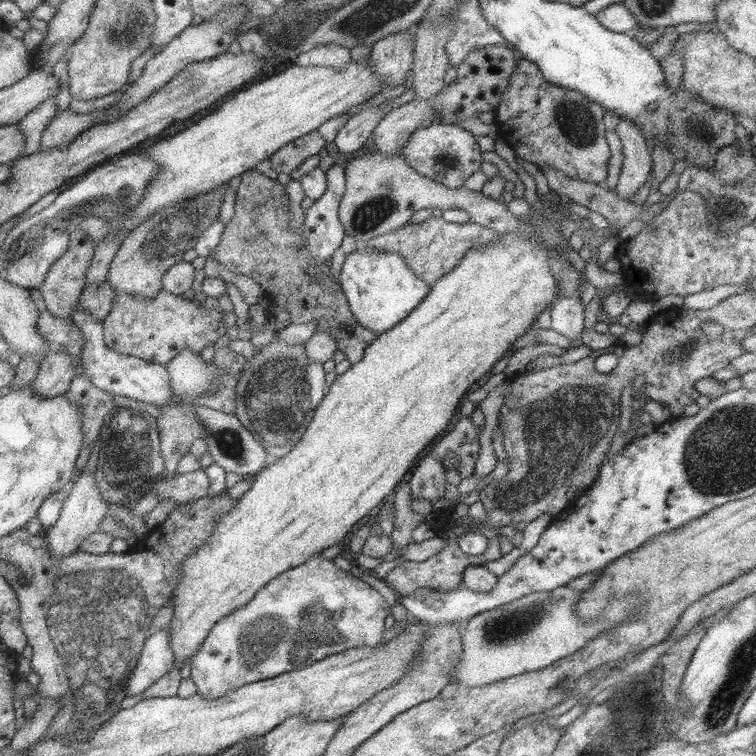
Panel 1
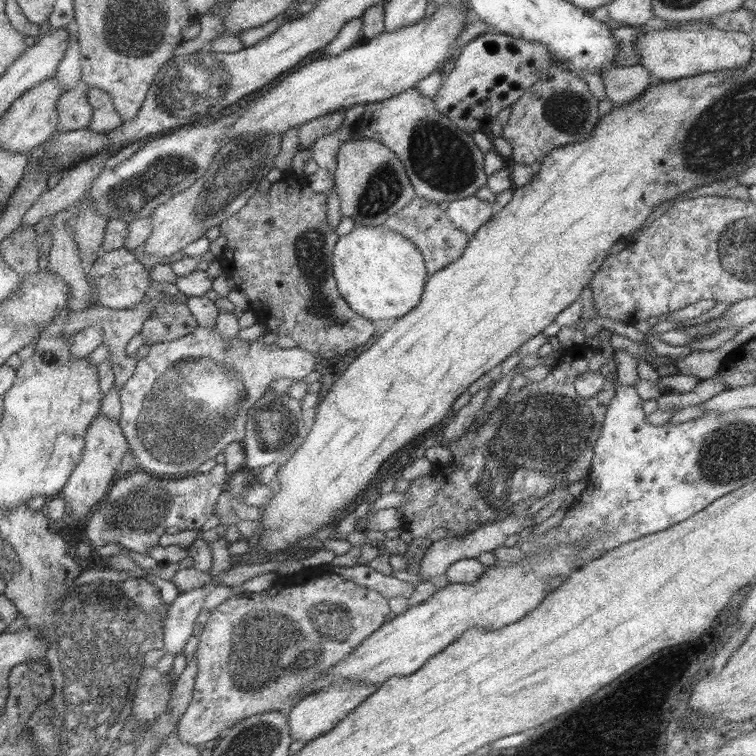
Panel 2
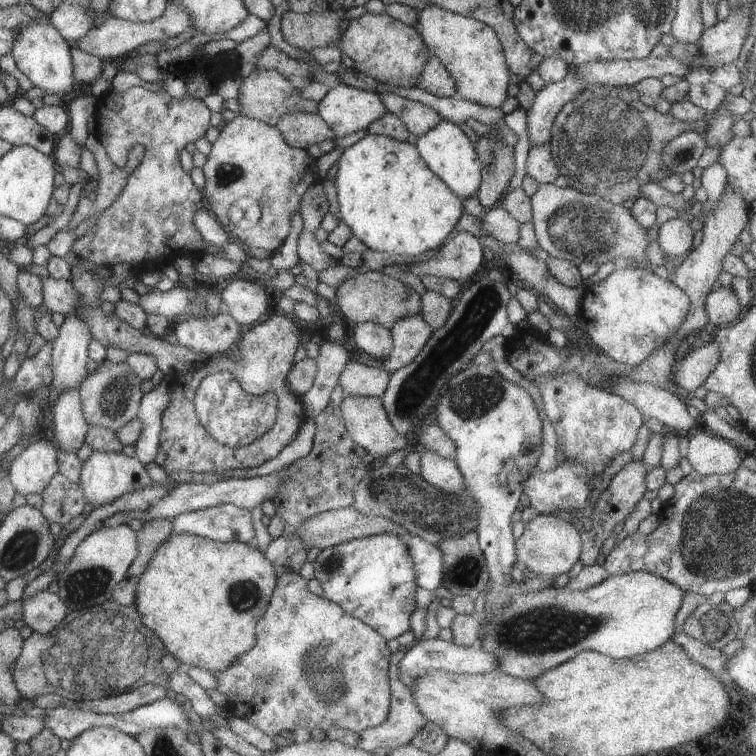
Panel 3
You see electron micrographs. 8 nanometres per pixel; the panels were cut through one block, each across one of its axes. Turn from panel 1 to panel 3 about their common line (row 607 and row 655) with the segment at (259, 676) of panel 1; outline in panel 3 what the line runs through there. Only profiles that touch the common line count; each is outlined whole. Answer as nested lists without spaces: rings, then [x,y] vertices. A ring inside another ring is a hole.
[[[285,572],[276,576],[275,588],[263,616],[255,625],[255,644],[251,650],[235,658],[225,670],[212,673],[216,679],[215,690],[226,697],[226,711],[241,714],[245,722],[259,728],[263,734],[274,737],[282,730],[292,732],[297,728],[312,730],[317,727],[326,731],[330,727],[359,733],[381,724],[388,715],[390,705],[387,664],[390,656],[387,641],[379,632],[359,619],[343,612],[340,606],[317,596],[307,589],[306,580],[299,574]],[[235,704],[255,704],[259,710],[241,710]]]

